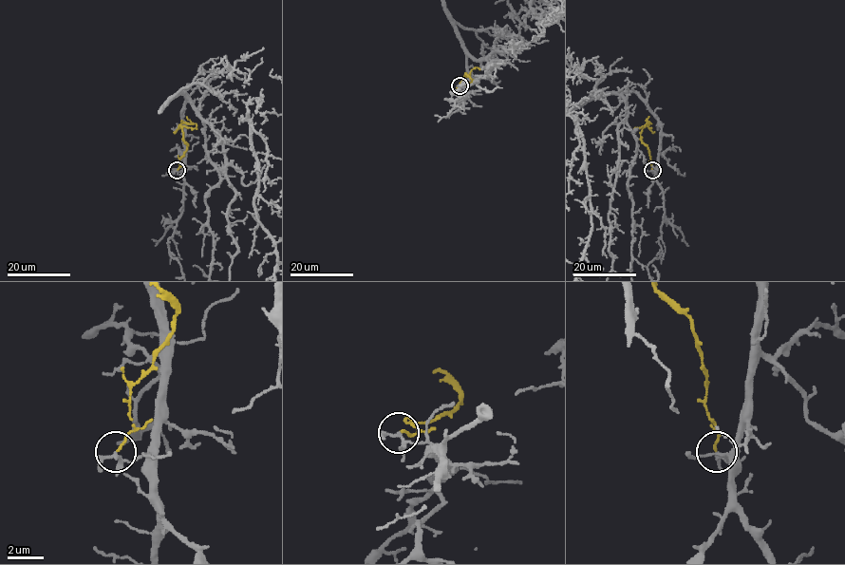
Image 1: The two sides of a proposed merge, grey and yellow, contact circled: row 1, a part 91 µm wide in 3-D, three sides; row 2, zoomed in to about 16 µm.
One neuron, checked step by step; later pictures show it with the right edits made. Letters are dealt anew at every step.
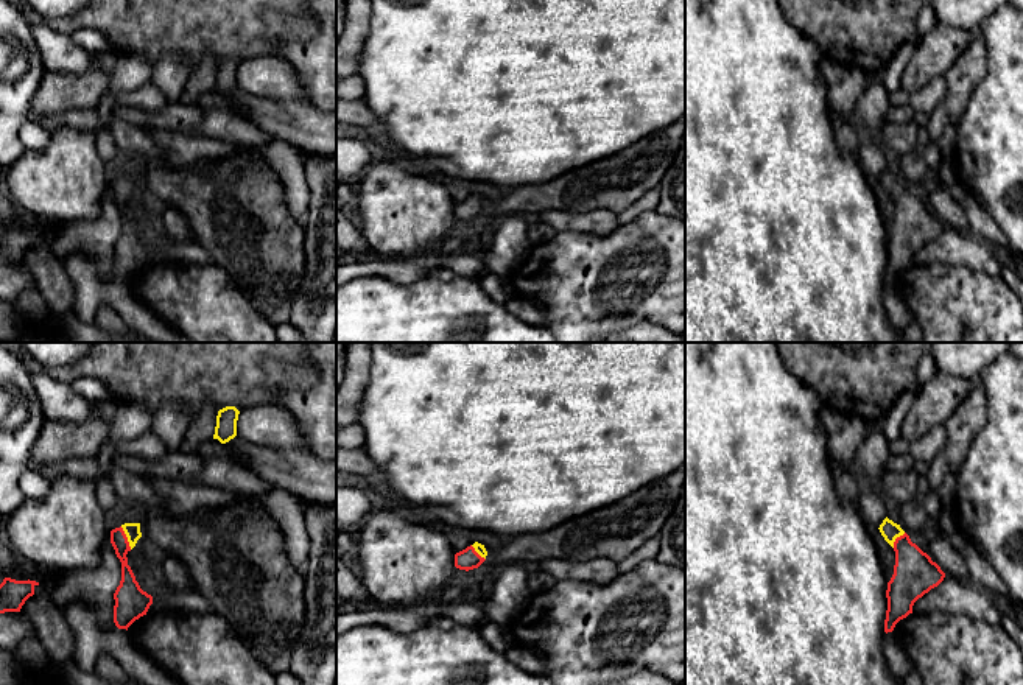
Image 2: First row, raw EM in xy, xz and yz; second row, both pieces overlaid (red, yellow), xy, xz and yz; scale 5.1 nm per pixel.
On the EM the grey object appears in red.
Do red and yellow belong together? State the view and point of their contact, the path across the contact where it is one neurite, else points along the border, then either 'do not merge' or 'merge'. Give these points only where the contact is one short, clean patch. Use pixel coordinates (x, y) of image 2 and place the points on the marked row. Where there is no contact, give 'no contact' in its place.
meets red in xy at (126, 537); runs through xy (128, 586), (123, 561), (126, 537), (131, 530); merge

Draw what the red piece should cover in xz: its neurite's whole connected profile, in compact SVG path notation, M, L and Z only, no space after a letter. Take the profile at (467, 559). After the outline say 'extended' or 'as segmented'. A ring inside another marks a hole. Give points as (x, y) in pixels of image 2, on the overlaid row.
M475 542L455 554L455 567L466 571L478 568L486 560L486 556L487 551L484 545Z; extended

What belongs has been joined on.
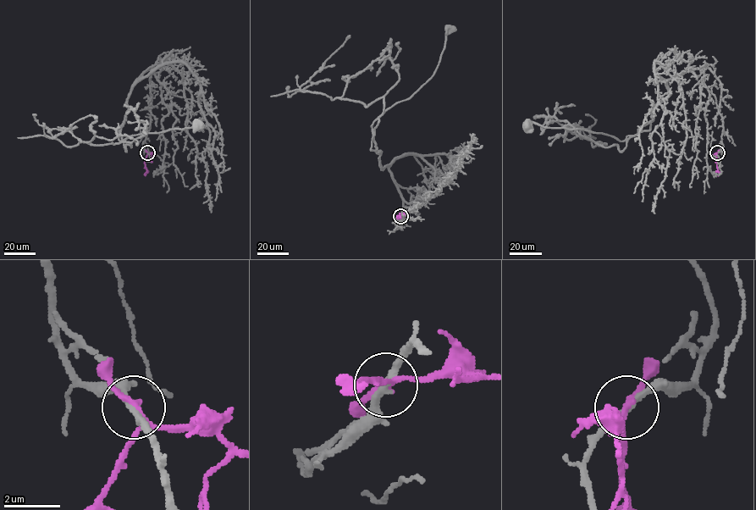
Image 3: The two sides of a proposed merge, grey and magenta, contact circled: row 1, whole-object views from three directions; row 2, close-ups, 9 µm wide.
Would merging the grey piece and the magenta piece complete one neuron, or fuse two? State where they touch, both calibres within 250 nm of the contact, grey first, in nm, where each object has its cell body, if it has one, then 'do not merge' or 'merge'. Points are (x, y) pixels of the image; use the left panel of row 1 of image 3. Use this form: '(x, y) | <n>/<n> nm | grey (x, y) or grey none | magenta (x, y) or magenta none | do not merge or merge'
(147, 152) | 240/160 nm | grey (198, 124) | magenta none | merge

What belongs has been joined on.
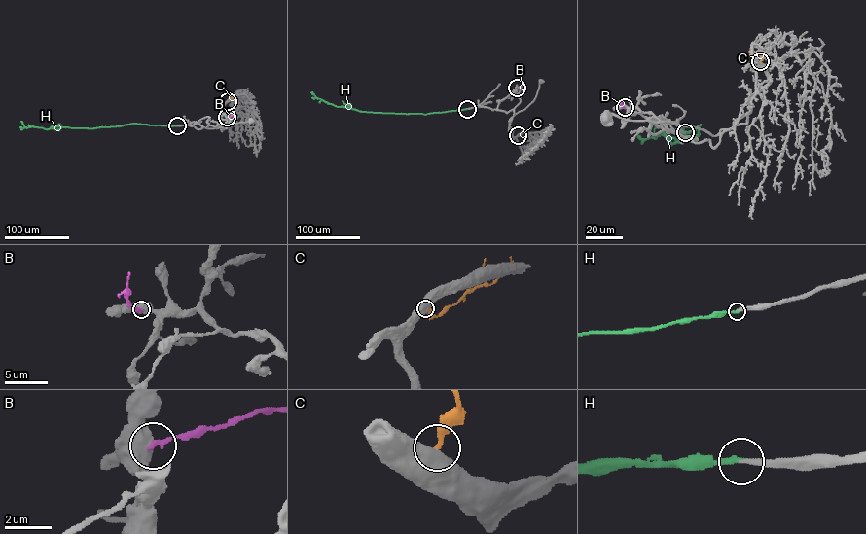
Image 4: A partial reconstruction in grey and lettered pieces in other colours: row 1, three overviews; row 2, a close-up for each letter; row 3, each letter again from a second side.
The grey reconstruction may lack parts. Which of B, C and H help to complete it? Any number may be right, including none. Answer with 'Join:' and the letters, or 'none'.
Join: H

